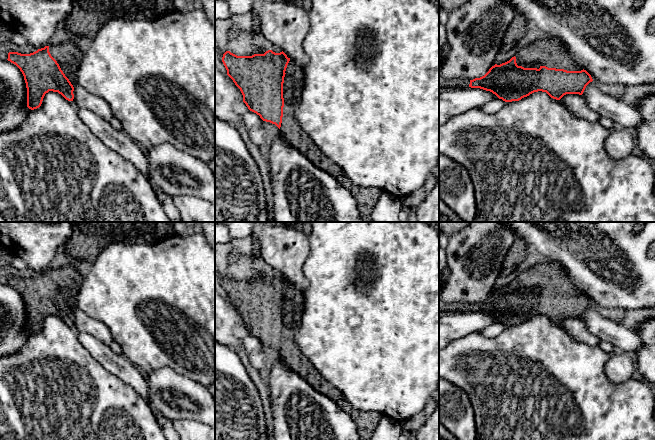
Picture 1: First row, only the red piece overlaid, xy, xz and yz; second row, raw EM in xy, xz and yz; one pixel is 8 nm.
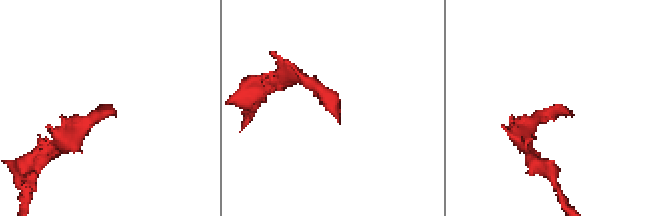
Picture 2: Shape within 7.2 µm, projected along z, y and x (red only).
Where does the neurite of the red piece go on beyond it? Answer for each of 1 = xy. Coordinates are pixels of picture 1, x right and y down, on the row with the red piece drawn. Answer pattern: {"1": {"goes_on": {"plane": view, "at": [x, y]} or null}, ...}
{"1": {"goes_on": {"plane": "xy", "at": [68, 55]}}}

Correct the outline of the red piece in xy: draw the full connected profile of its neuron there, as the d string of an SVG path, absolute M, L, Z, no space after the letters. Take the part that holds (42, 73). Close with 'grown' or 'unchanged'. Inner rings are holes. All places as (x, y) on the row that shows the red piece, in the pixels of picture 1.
M69 40L30 54L9 52L7 60L22 72L27 88L27 107L34 110L41 106L49 91L58 92L76 106L74 89L83 56L77 44Z; grown

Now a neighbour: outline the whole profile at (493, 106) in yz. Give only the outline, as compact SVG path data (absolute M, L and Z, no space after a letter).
M499 98L493 99L489 102L486 102L482 106L481 110L486 114L495 114L499 110L501 110L504 104L505 104L505 101L503 101L502 99L499 99Z

